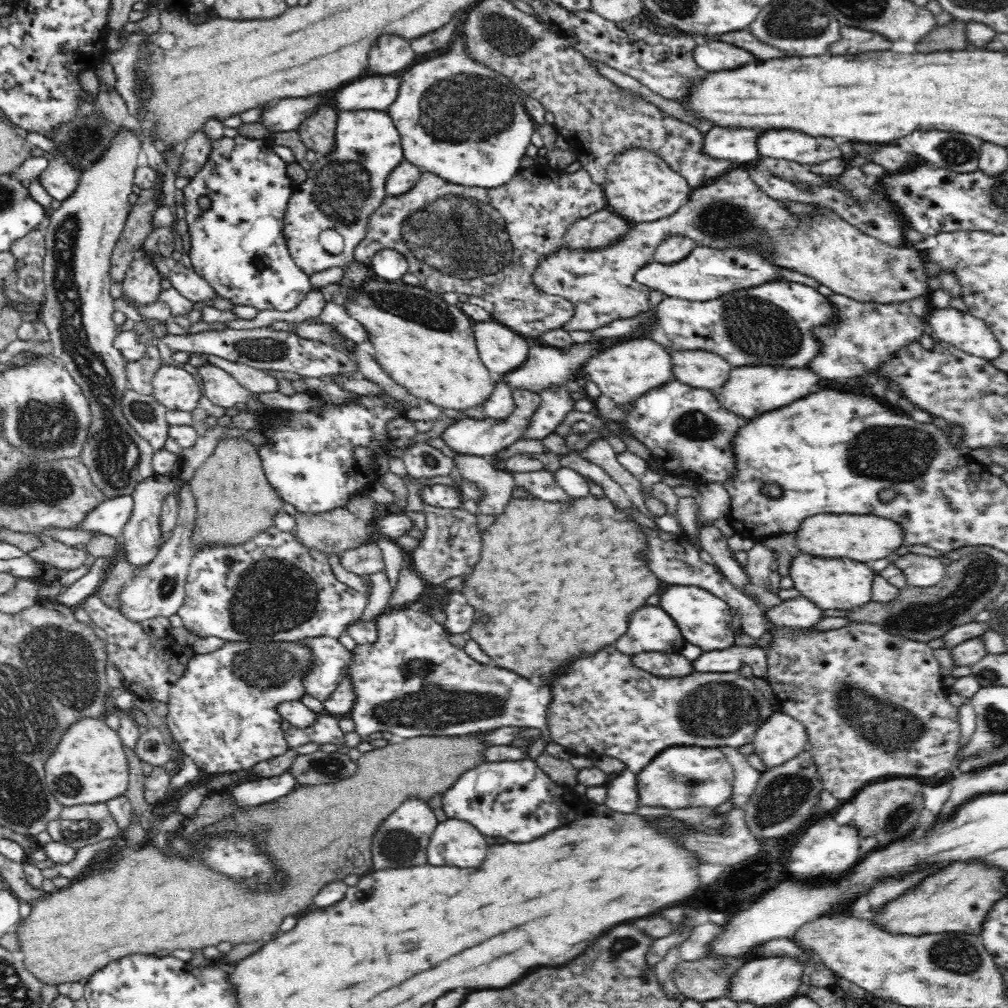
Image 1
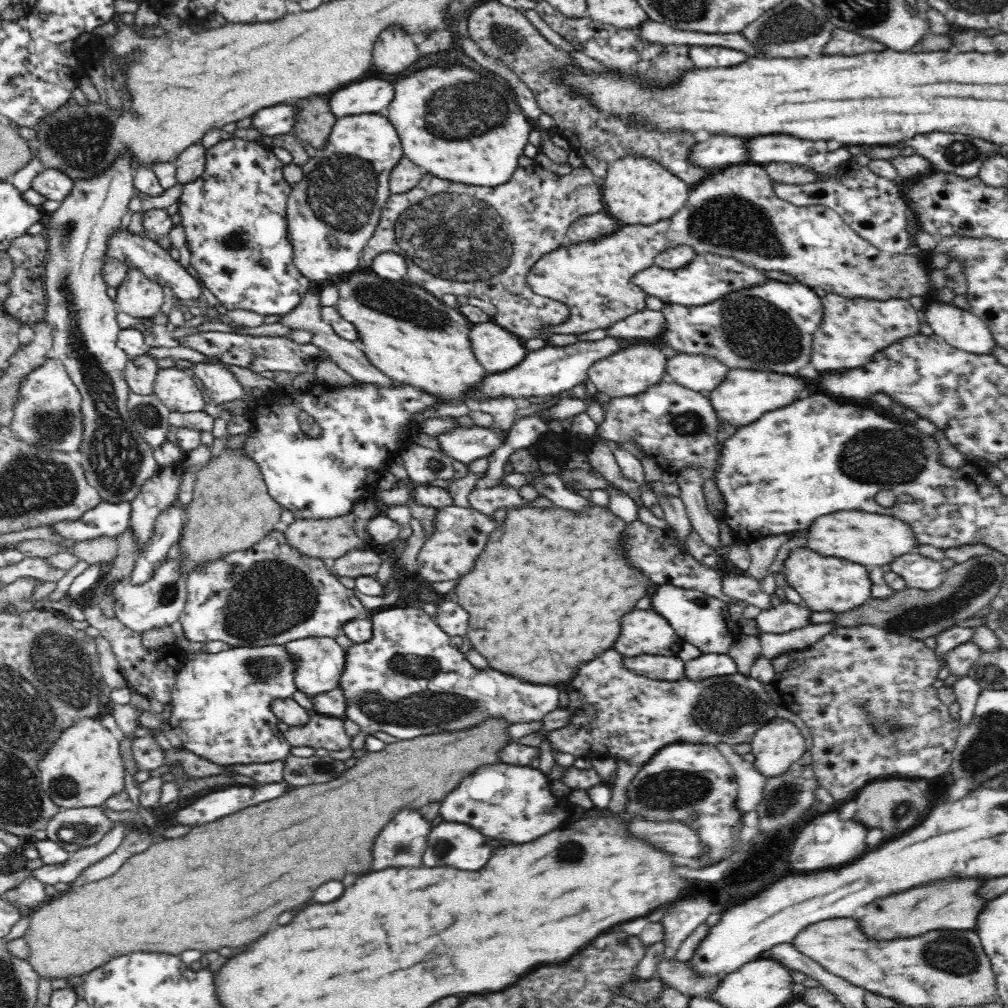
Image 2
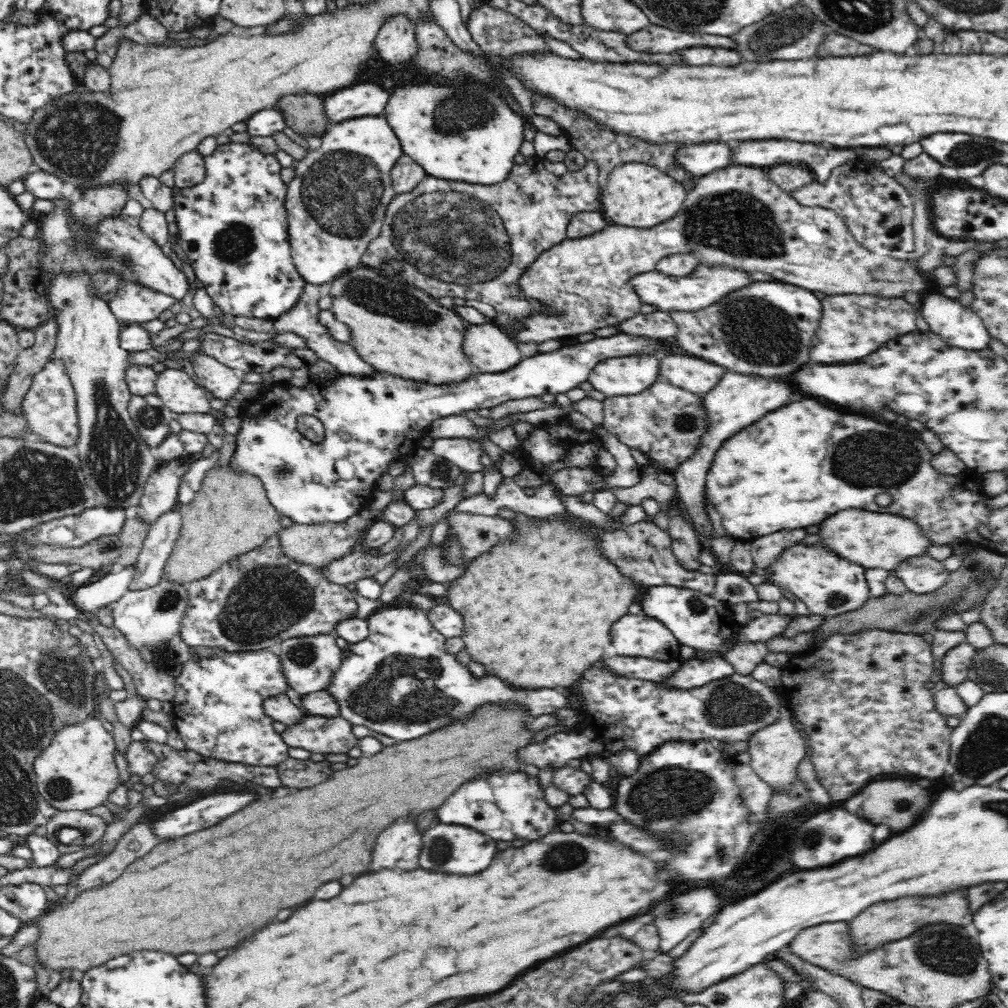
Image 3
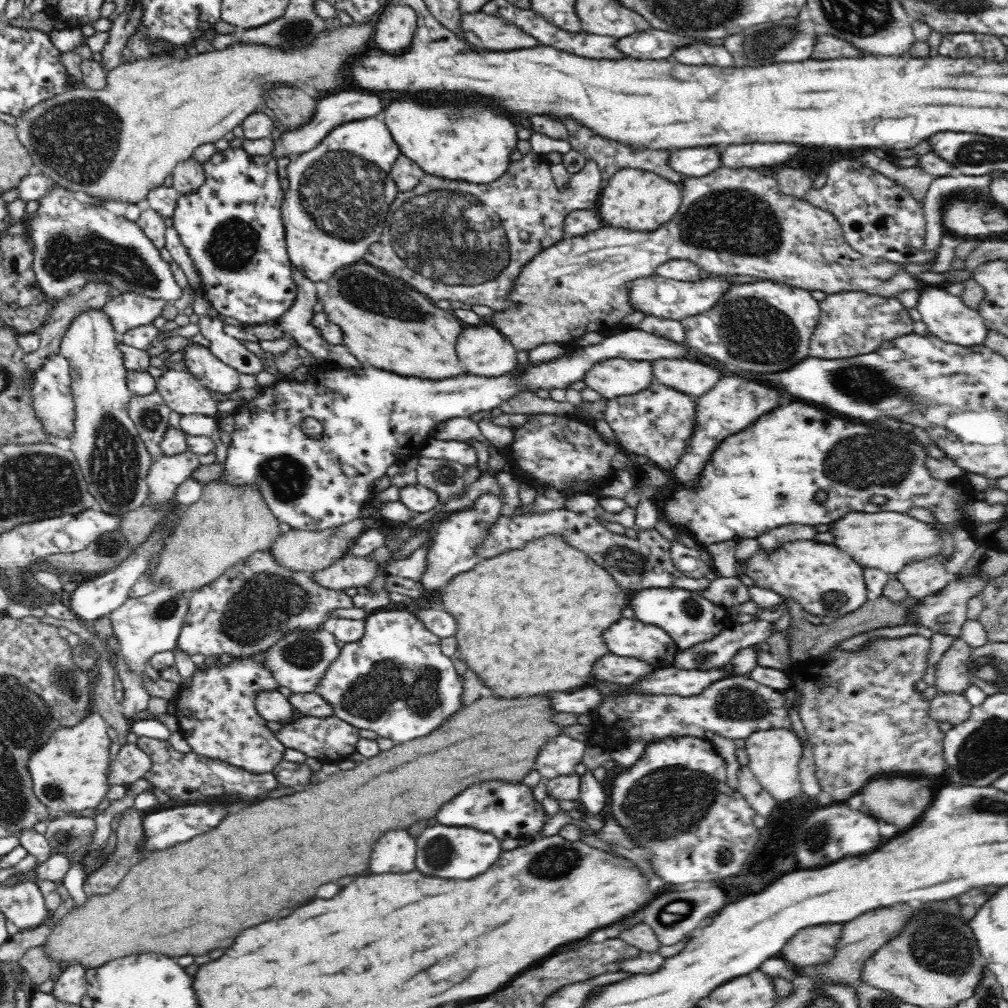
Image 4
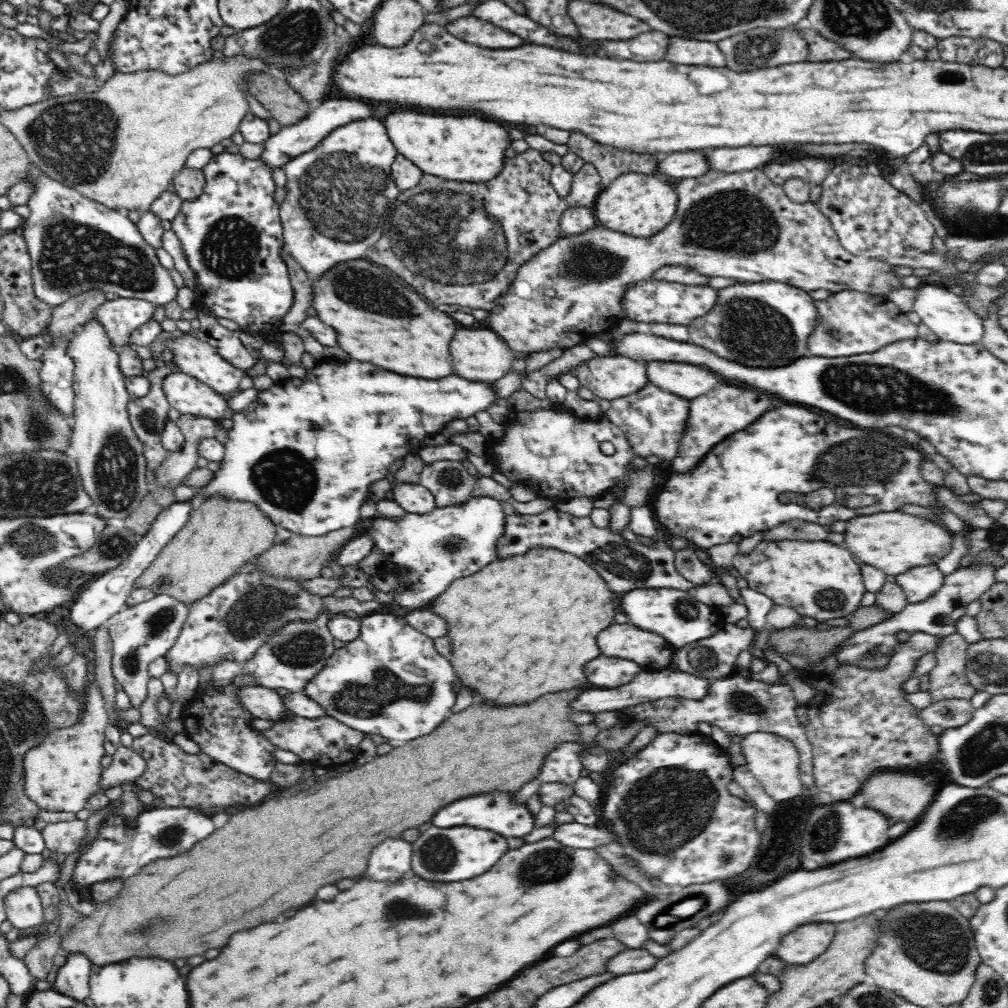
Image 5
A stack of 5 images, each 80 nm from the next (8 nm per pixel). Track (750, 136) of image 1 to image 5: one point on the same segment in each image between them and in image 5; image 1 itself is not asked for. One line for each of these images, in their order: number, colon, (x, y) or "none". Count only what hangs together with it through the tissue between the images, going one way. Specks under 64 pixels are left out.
2: (720, 150)
3: (701, 159)
4: (692, 162)
5: (693, 163)

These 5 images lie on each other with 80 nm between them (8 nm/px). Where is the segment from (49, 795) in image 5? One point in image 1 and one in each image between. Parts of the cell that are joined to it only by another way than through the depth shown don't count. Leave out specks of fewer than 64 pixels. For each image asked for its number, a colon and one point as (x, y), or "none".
1: (90, 765)
2: (85, 768)
3: (78, 771)
4: (71, 773)

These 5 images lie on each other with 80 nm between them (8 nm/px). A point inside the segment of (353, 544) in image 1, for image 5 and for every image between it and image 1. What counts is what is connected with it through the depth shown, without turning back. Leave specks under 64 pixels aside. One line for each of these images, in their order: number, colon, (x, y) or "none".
2: (328, 538)
3: (318, 544)
4: (312, 550)
5: (302, 557)

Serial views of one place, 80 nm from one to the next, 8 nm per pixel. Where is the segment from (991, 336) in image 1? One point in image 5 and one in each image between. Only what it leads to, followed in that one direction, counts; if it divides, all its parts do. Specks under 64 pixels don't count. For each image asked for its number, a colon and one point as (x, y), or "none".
2: (960, 328)
3: (959, 326)
4: (947, 317)
5: (946, 314)

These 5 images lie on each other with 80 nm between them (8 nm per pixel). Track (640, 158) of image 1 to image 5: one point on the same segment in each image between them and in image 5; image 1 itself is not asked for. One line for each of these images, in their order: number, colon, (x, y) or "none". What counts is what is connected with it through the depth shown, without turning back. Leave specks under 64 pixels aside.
2: (637, 189)
3: (637, 194)
4: (634, 198)
5: (641, 204)

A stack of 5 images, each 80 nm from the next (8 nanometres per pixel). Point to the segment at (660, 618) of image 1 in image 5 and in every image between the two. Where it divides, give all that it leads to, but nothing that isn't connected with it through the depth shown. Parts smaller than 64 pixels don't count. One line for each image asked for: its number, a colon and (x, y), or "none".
2: (646, 631)
3: (635, 634)
4: (629, 637)
5: (626, 641)

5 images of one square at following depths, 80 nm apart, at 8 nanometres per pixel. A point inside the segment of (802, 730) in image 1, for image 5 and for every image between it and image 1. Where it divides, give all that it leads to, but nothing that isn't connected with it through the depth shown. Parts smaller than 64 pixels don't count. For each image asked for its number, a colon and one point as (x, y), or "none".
2: (778, 743)
3: (776, 750)
4: (774, 754)
5: (773, 759)

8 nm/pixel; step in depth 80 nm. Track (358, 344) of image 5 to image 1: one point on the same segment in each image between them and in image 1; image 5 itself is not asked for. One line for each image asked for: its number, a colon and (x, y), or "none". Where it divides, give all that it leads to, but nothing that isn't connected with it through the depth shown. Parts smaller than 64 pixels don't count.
1: (427, 346)
2: (417, 340)
3: (401, 330)
4: (388, 324)

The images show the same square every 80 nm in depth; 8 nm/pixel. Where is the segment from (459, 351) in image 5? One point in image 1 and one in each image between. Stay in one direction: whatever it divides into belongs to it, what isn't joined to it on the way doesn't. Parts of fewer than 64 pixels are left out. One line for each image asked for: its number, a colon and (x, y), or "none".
1: (502, 350)
2: (498, 350)
3: (491, 349)
4: (485, 350)

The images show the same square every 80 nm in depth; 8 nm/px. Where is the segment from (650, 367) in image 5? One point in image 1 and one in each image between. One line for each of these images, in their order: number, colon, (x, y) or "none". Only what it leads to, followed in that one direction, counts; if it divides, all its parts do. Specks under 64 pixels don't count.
1: (698, 368)
2: (702, 373)
3: (696, 375)
4: (694, 378)

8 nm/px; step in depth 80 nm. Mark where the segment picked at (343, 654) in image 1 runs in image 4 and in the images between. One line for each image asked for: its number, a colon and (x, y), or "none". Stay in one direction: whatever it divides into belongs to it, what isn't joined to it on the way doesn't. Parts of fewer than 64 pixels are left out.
2: (321, 661)
3: (310, 662)
4: (299, 661)

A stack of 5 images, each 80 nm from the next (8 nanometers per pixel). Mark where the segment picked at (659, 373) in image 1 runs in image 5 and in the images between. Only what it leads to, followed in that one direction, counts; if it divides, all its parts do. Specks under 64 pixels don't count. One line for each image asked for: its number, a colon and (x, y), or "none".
2: (630, 371)
3: (624, 375)
4: (612, 378)
5: (609, 377)

